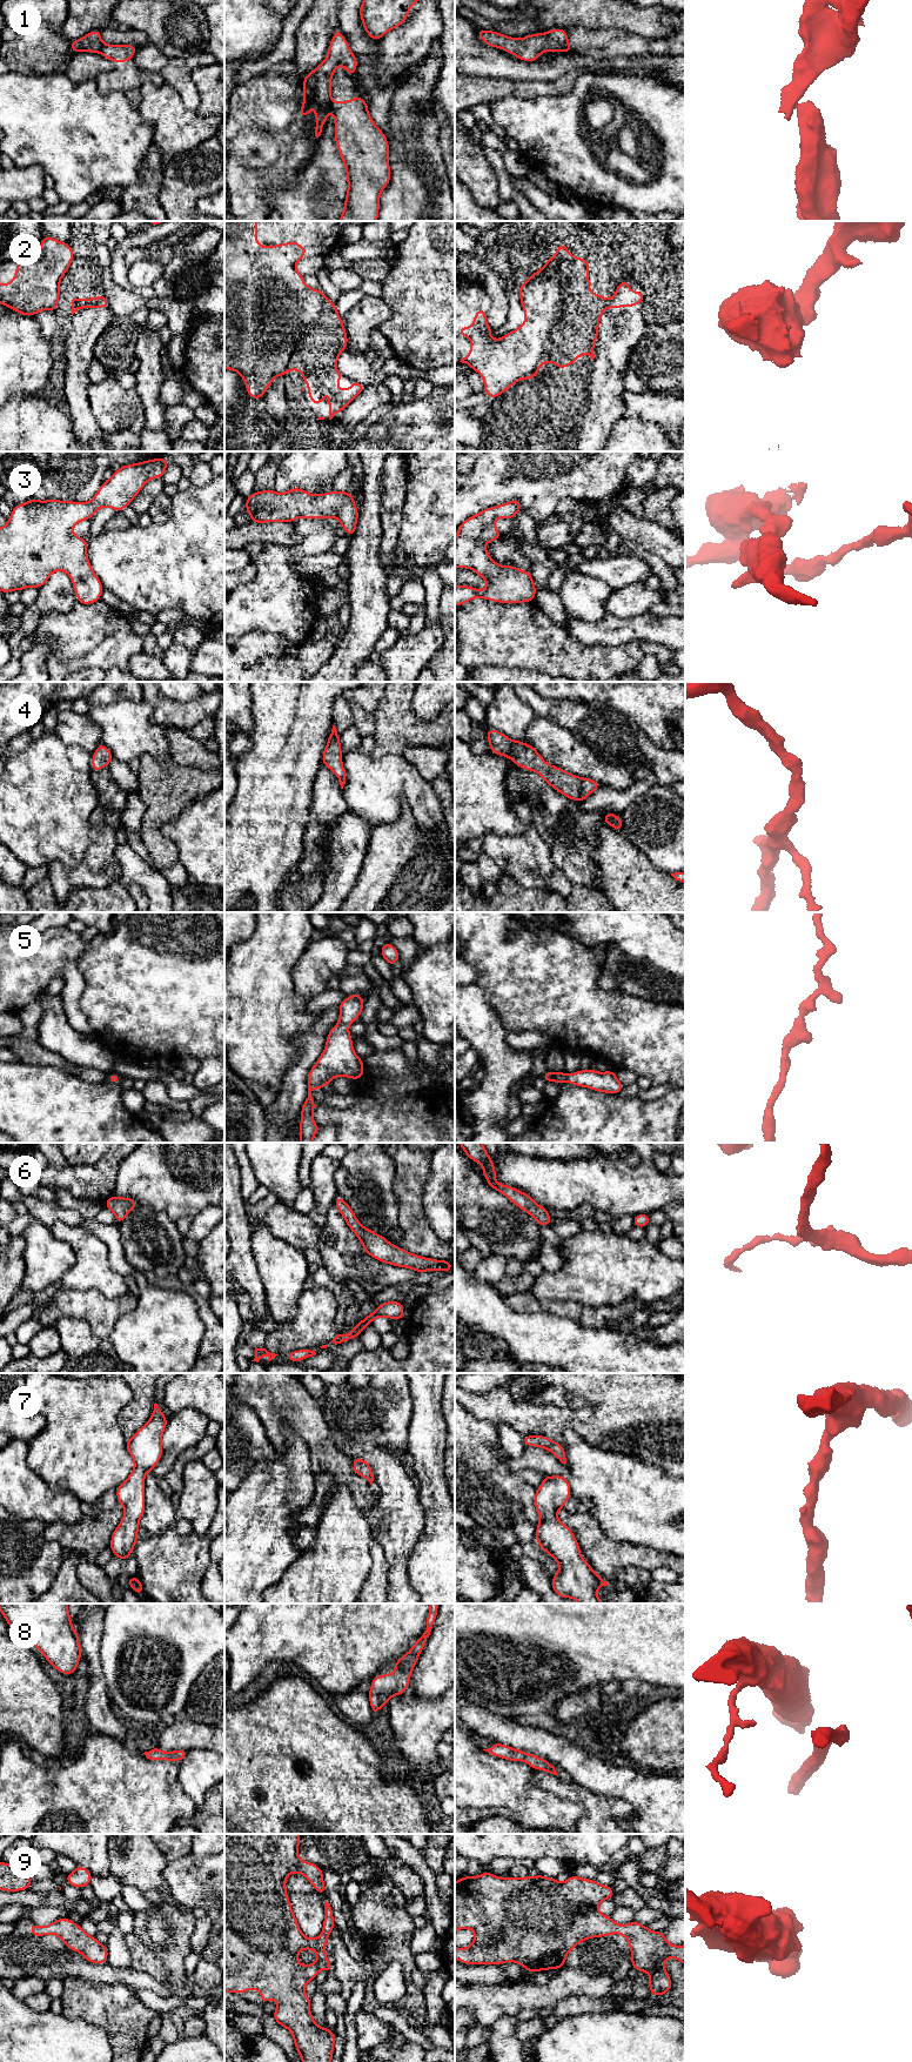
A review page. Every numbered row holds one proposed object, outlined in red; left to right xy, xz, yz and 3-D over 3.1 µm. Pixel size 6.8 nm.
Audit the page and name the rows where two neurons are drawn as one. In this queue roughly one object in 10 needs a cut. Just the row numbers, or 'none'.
1, 2

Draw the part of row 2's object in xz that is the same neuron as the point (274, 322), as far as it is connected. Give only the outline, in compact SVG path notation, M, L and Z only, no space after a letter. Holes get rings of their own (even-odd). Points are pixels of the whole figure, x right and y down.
M224 221L224 369L237 371L248 391L248 396L261 400L266 390L271 386L276 376L283 376L289 370L301 370L306 379L310 373L320 369L334 369L338 356L348 346L348 336L342 319L336 310L336 303L330 301L321 289L309 288L303 276L296 270L296 263L308 253L308 248L291 240L277 246L257 245L257 221Z

